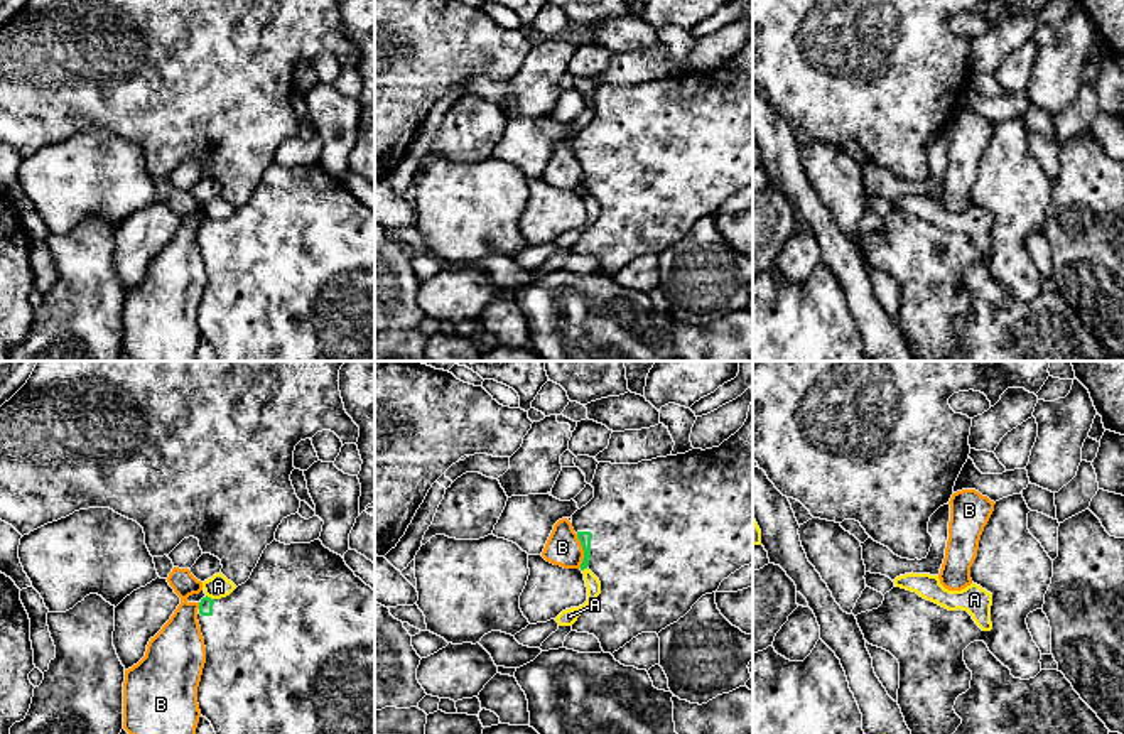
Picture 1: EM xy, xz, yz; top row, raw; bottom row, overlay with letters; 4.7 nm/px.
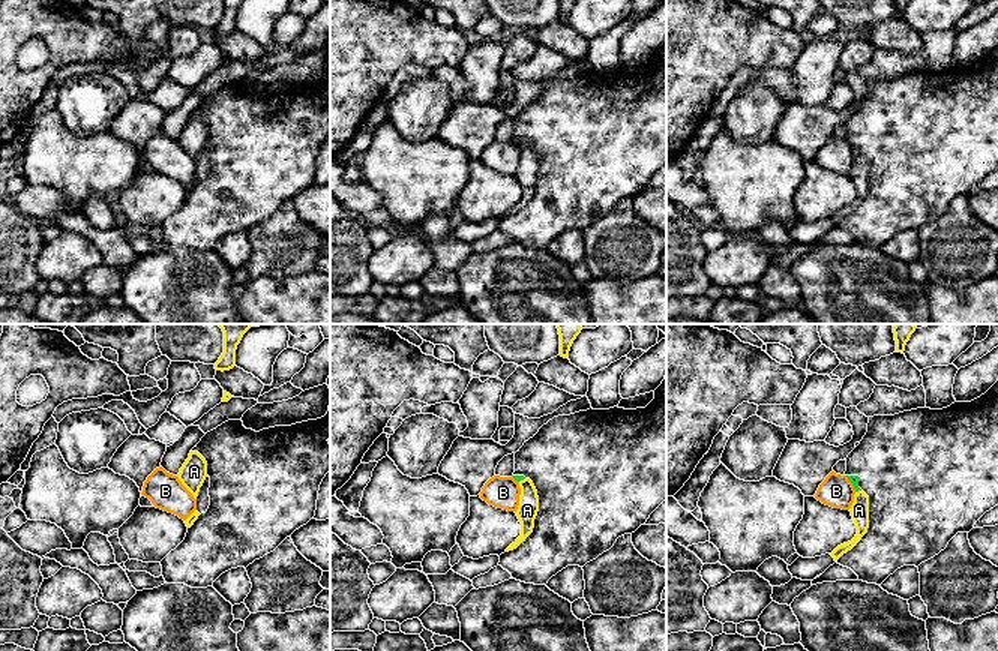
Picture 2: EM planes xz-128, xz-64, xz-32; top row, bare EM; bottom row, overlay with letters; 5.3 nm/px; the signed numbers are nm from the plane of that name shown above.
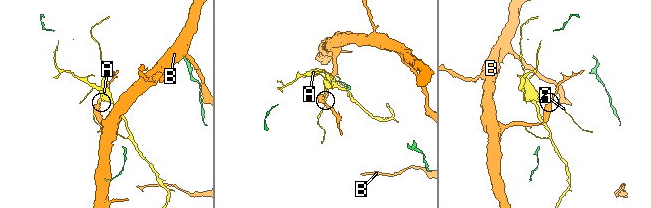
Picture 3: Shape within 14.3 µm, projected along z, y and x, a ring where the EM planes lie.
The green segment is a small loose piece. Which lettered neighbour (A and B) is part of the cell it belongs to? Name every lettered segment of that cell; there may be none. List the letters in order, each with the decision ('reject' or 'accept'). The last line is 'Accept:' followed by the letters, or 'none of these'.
A: reject
B: reject
Accept: none of these

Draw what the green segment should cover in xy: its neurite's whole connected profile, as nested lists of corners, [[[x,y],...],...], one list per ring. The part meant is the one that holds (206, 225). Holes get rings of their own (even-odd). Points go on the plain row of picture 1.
[[[280,165],[263,172],[250,201],[221,221],[203,219],[197,243],[206,268],[206,285],[197,309],[197,326],[218,361],[375,361],[375,213],[346,187],[344,181],[322,167]]]

